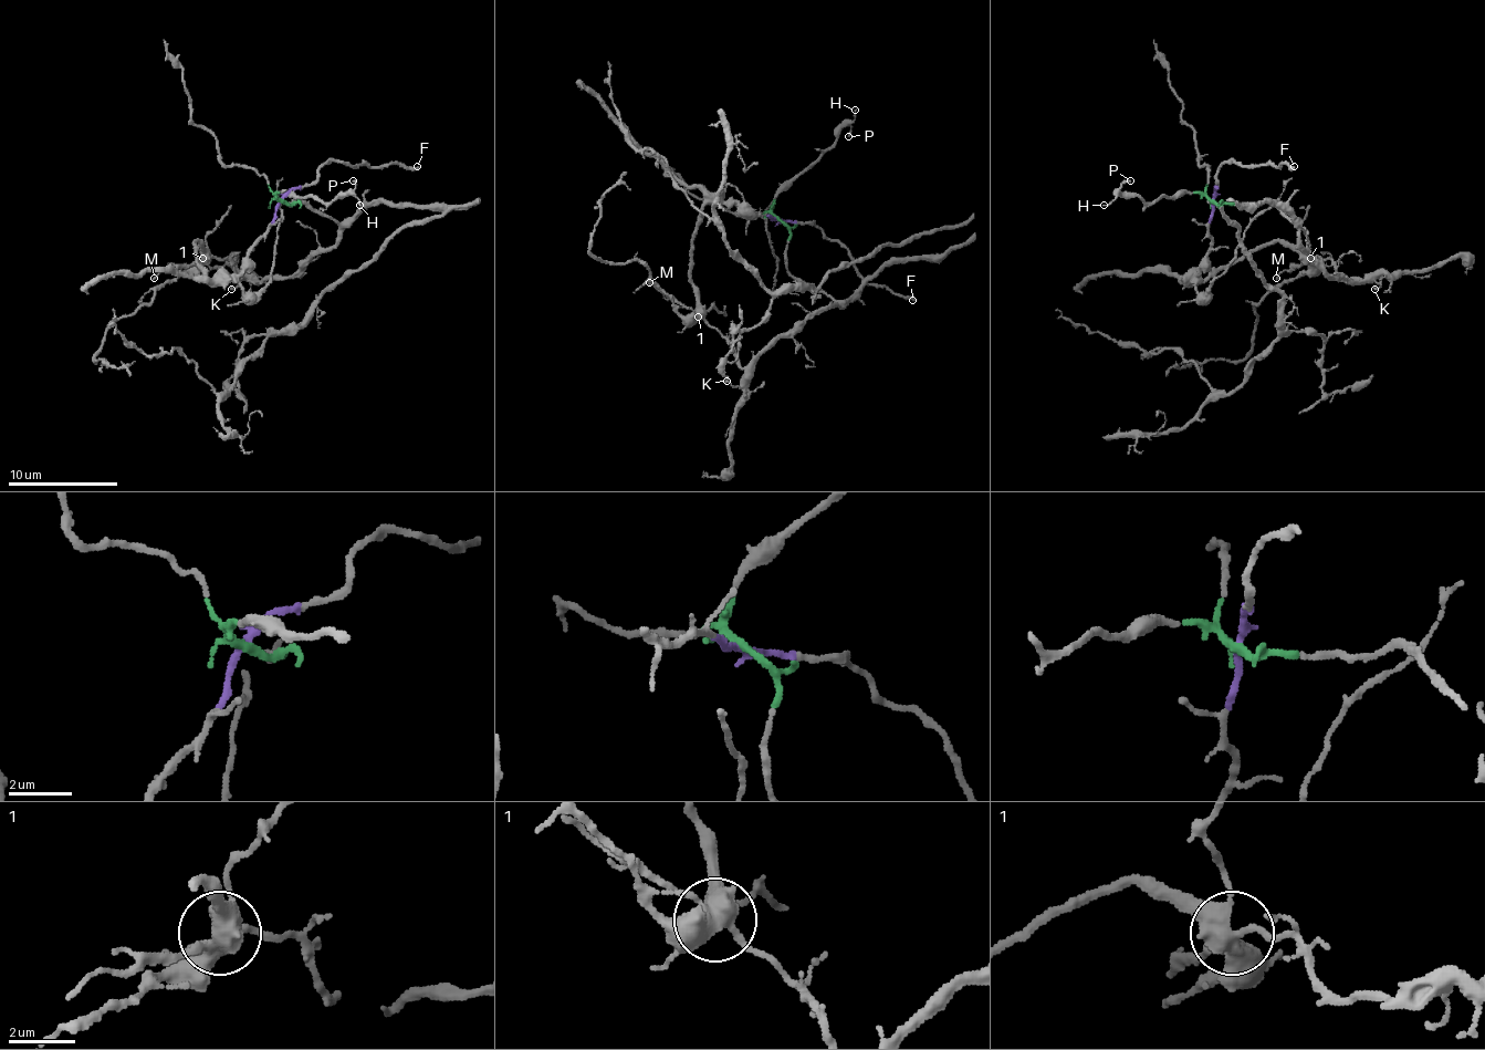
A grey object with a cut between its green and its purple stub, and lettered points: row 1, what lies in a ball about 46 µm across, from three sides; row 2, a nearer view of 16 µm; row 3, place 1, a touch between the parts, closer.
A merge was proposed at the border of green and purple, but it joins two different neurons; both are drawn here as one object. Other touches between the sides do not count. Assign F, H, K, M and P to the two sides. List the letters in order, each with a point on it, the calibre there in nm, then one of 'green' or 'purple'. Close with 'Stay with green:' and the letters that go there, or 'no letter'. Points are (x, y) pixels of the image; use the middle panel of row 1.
F: place (912, 300); calibre 240 nm; purple
H: place (855, 110); calibre 120 nm; green
K: place (727, 381); calibre 140 nm; green
M: place (649, 282); calibre 130 nm; green
P: place (848, 136); calibre 150 nm; green
Stay with green: H, K, M, P

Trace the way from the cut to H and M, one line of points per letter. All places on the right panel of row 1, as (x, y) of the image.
H: (1213, 201), (1191, 194), (1159, 196), (1153, 201), (1117, 196), (1104, 205)
M: (1213, 201), (1272, 201), (1332, 276), (1362, 281), (1346, 279), (1321, 257), (1277, 279)

